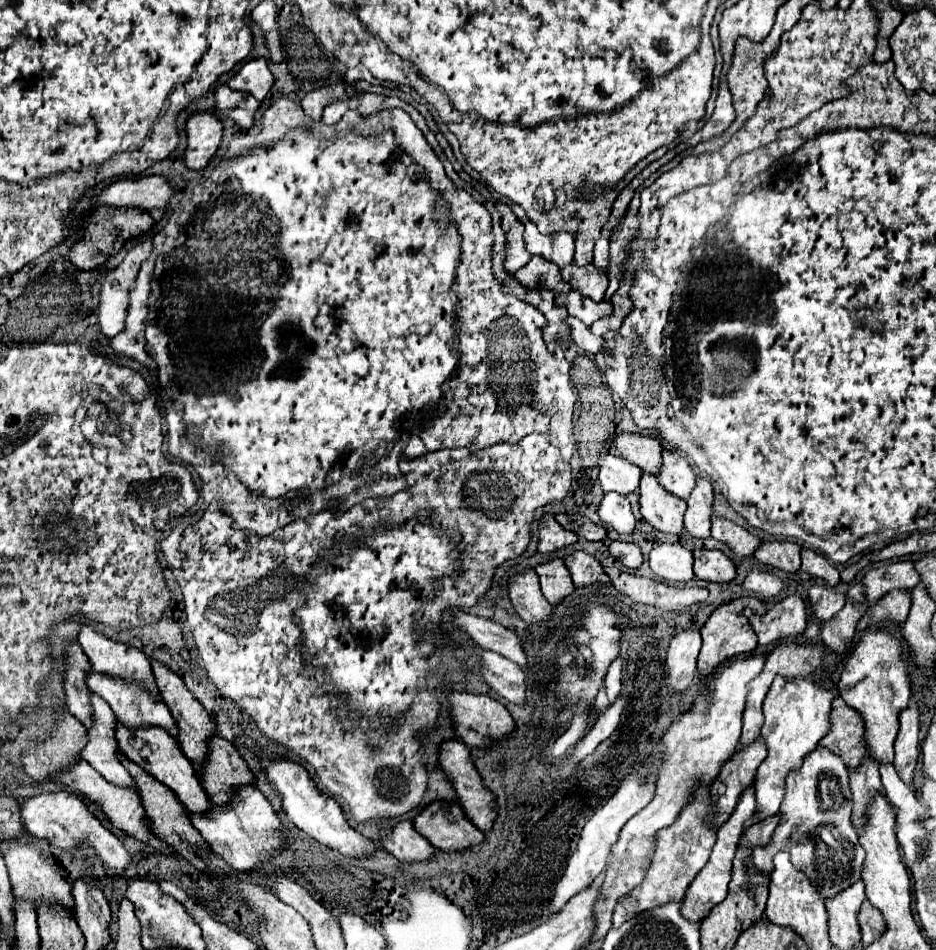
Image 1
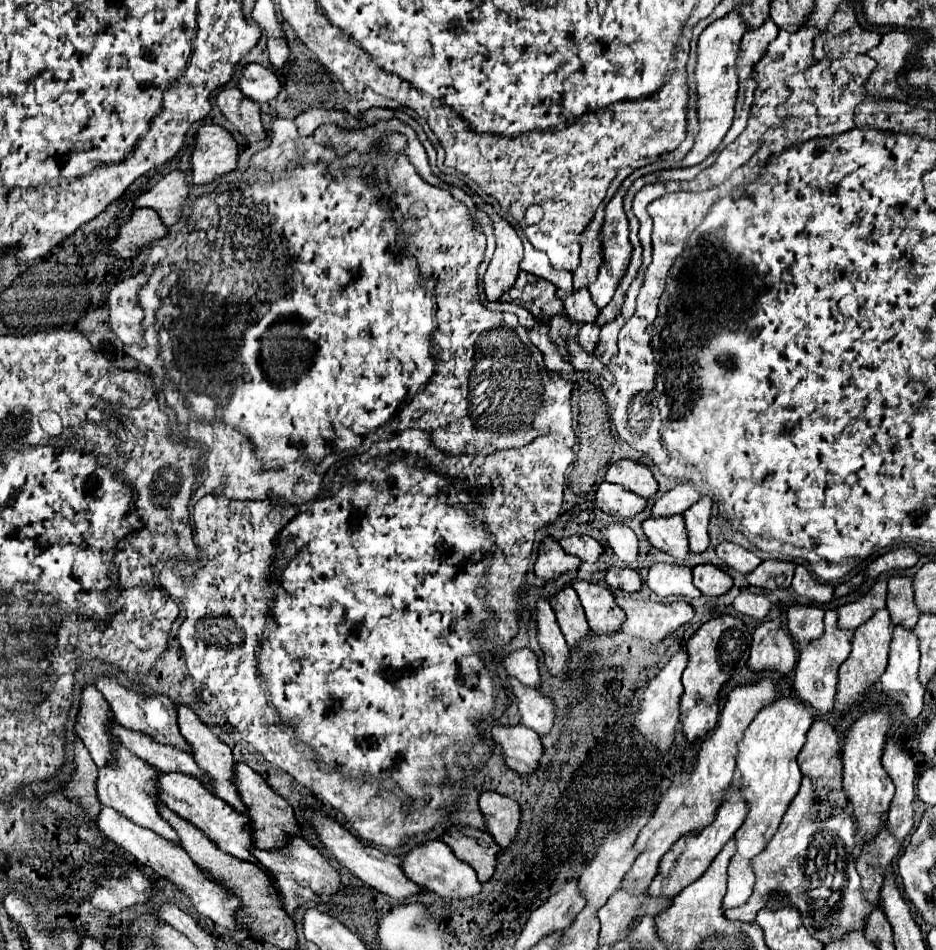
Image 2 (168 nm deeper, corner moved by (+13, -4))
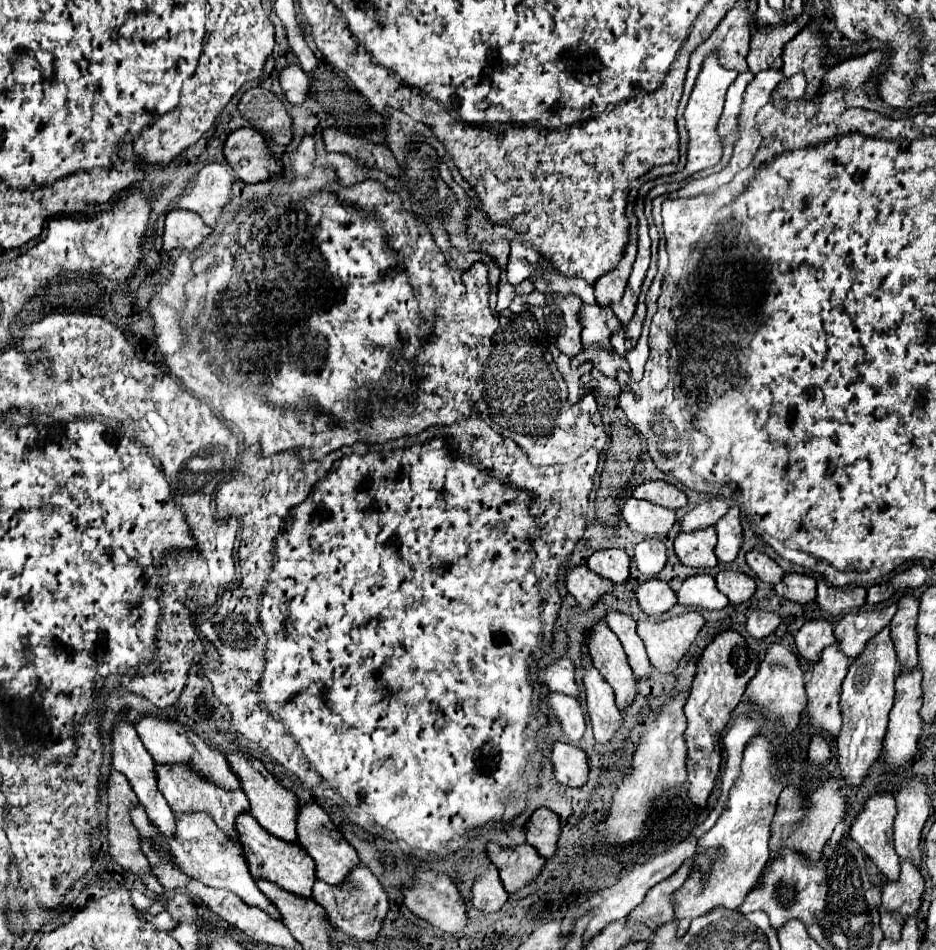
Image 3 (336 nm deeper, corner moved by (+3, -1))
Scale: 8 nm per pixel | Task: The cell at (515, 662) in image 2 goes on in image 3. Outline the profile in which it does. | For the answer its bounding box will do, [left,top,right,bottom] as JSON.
[544,659,580,697]

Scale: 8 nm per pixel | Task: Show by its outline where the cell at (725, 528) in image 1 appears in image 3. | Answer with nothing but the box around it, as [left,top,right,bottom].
[746,551,784,585]

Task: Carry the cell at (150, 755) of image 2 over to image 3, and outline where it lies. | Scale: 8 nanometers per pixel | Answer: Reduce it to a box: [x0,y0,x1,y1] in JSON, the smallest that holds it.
[156,767,250,843]

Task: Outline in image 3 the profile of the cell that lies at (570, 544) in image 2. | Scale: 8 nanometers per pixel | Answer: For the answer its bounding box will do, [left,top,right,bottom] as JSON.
[588,549,630,583]

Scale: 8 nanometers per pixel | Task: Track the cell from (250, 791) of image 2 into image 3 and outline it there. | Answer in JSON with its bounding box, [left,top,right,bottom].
[298,803,360,885]

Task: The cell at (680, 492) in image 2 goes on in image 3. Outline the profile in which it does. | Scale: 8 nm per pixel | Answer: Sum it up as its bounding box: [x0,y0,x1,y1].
[682,497,728,531]

